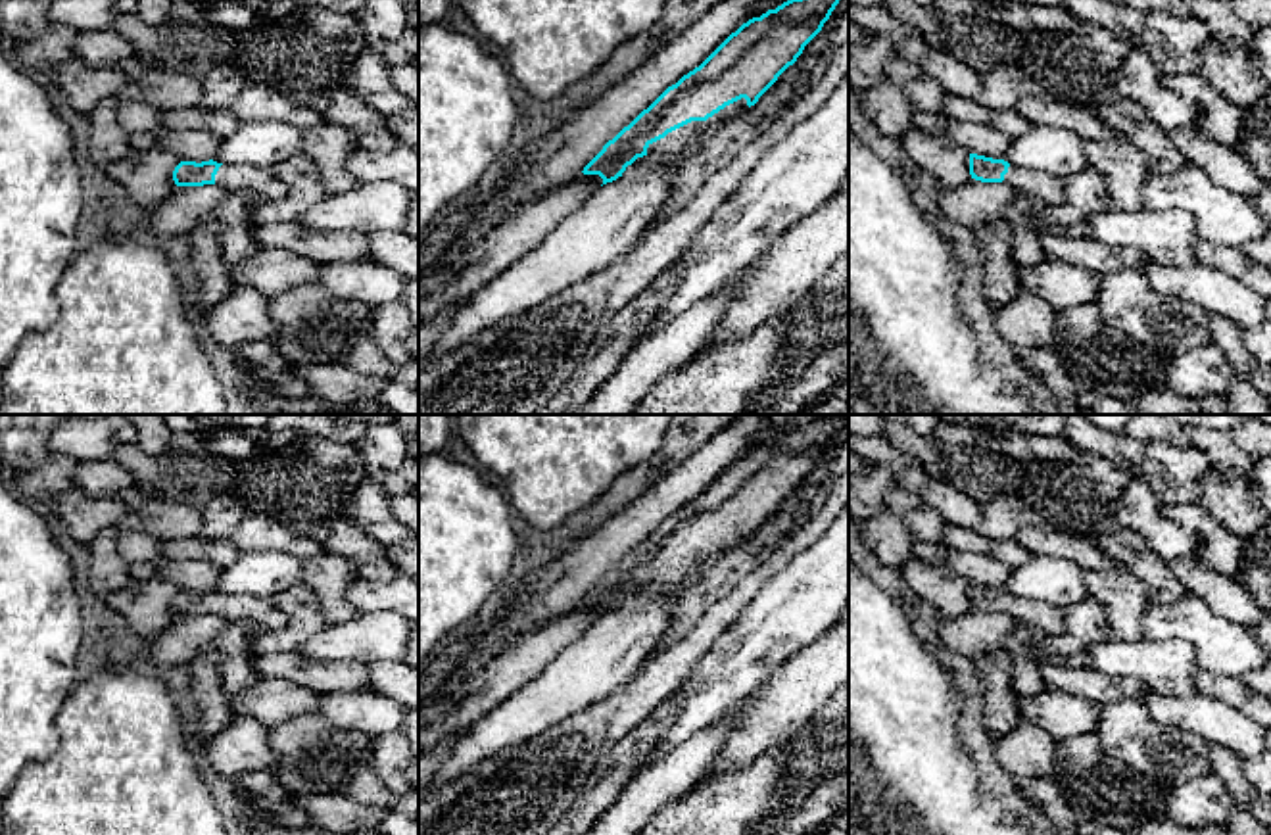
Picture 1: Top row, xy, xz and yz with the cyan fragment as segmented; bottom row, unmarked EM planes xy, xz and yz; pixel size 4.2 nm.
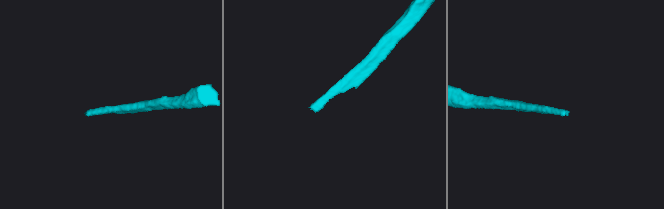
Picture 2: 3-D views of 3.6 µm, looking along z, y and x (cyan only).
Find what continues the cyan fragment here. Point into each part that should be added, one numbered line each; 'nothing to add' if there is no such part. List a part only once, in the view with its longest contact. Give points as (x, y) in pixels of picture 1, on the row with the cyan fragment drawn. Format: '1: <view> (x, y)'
1: xz (665, 150)

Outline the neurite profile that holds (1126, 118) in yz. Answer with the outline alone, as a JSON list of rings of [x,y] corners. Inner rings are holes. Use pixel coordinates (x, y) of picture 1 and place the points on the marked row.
[[[1119,98],[1114,104],[1100,106],[1096,111],[1117,136],[1142,152],[1152,173],[1165,175],[1188,165],[1177,146],[1169,140],[1169,132],[1154,123],[1135,102]]]

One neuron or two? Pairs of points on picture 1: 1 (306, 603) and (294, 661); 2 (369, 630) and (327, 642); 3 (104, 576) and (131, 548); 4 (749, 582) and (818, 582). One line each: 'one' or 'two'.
1: two
2: one
3: two
4: two

